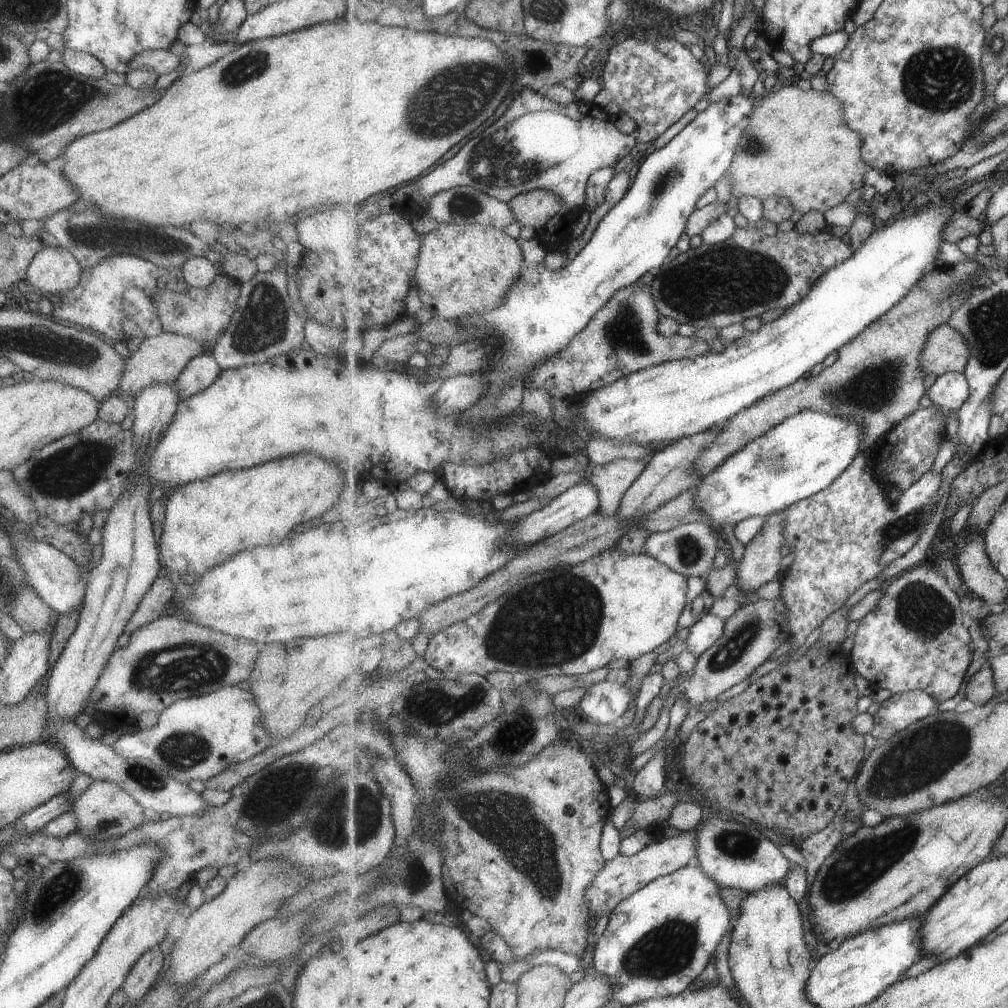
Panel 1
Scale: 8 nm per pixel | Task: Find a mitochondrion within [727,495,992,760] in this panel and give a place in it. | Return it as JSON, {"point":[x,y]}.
{"point":[923,612]}

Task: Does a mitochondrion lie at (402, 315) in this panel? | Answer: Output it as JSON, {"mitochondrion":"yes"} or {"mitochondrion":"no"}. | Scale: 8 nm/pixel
{"mitochondrion":"no"}

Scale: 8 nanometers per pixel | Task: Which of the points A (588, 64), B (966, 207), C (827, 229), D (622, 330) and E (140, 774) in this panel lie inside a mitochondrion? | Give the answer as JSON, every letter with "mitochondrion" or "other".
{"A":"other","B":"other","C":"other","D":"mitochondrion","E":"mitochondrion"}

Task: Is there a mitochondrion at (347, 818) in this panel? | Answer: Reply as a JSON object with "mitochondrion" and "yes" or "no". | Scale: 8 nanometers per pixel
{"mitochondrion":"yes"}

